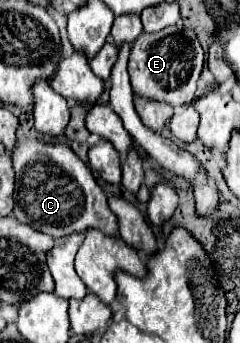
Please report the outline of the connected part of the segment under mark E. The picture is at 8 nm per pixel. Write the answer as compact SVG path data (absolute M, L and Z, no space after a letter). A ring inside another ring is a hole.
M173 25L157 33L141 33L141 37L137 37L137 41L133 43L129 59L129 77L133 93L165 101L173 107L189 105L197 89L203 61L205 61L205 51L195 31L189 27Z

